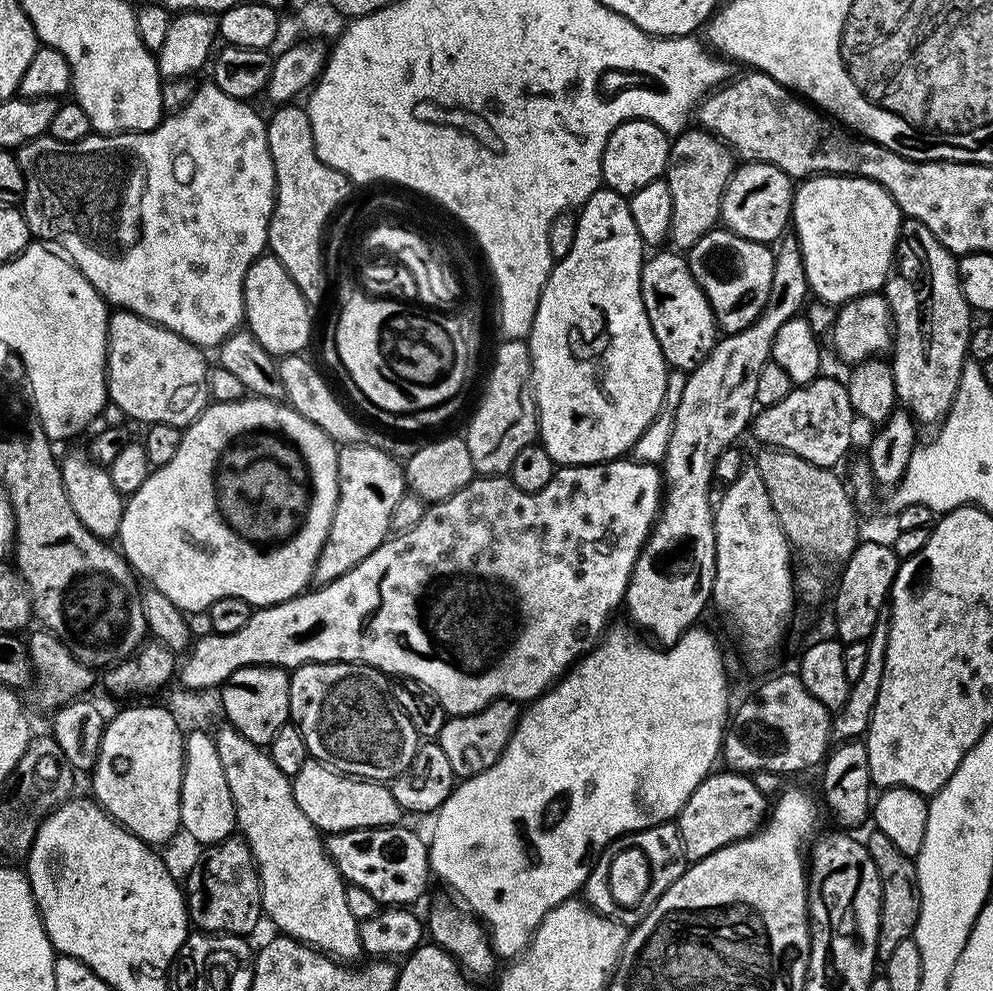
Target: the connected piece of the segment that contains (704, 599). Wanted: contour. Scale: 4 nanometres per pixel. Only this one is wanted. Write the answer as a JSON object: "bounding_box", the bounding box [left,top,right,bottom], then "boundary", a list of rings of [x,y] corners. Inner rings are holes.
{"bounding_box":[624,235,810,646],"boundary":[[[785,235],[783,239],[779,241],[778,247],[774,252],[776,261],[774,262],[774,278],[770,278],[770,298],[766,302],[762,314],[758,314],[758,318],[746,330],[742,330],[741,332],[729,332],[721,335],[719,339],[717,339],[716,345],[712,347],[708,357],[706,357],[694,371],[687,373],[684,389],[682,390],[682,398],[674,410],[676,417],[672,423],[670,446],[666,446],[666,454],[662,461],[662,507],[659,516],[656,518],[656,523],[652,525],[652,533],[648,535],[648,540],[644,543],[644,549],[640,552],[638,562],[632,571],[632,580],[629,582],[628,589],[624,595],[626,612],[628,608],[628,616],[633,620],[629,621],[631,621],[641,633],[647,634],[660,646],[667,646],[674,642],[678,642],[678,638],[682,638],[682,634],[686,634],[691,630],[697,621],[699,621],[696,619],[698,619],[707,608],[710,608],[712,587],[714,586],[714,574],[716,573],[716,543],[714,542],[714,522],[712,521],[714,515],[714,492],[713,496],[711,492],[716,474],[716,459],[718,458],[718,454],[722,454],[726,449],[733,447],[733,445],[737,443],[736,439],[738,439],[743,432],[747,433],[749,431],[750,425],[754,419],[754,413],[758,408],[756,403],[756,395],[758,394],[758,374],[762,374],[762,370],[772,359],[772,347],[774,346],[774,338],[778,335],[778,329],[782,327],[785,322],[790,322],[795,316],[801,315],[801,313],[805,311],[806,305],[810,300],[808,279],[806,278],[806,266],[802,262],[800,244],[796,241],[795,235]]]}

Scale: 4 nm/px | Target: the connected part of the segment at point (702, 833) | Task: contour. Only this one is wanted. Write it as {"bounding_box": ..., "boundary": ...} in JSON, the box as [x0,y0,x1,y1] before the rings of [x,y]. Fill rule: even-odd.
{"bounding_box":[678,770,770,862],"boundary":[[[731,770],[713,771],[700,783],[698,790],[690,794],[686,806],[682,806],[678,817],[678,827],[684,859],[695,862],[722,850],[725,844],[733,844],[745,840],[760,831],[766,813],[770,808],[769,797],[758,790],[755,779],[751,775]]]}

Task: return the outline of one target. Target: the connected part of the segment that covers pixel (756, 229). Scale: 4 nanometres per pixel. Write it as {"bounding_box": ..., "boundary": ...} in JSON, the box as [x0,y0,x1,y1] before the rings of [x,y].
{"bounding_box":[720,162,793,245],"boundary":[[[755,162],[741,163],[733,171],[730,182],[722,194],[720,220],[729,232],[742,238],[750,238],[759,244],[771,245],[789,231],[793,195],[792,177],[786,175],[778,166]]]}

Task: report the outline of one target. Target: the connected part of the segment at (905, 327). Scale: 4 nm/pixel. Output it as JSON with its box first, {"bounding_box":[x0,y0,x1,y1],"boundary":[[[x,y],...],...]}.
{"bounding_box":[883,219,974,425],"boundary":[[[905,219],[900,225],[900,241],[896,243],[896,259],[894,261],[895,271],[889,275],[888,283],[884,285],[883,295],[888,297],[888,305],[892,311],[892,322],[894,325],[894,343],[891,347],[890,363],[892,373],[894,374],[894,386],[896,387],[896,399],[907,411],[911,412],[912,419],[921,425],[932,424],[939,425],[940,421],[947,416],[950,406],[954,402],[954,394],[958,394],[958,386],[960,379],[964,373],[964,365],[969,359],[968,354],[968,335],[973,330],[974,317],[973,309],[968,307],[966,298],[962,294],[962,286],[960,285],[960,269],[958,260],[953,253],[946,250],[946,246],[942,246],[942,242],[938,242],[938,238],[934,238],[934,234],[930,234],[930,230],[926,230],[926,226],[922,226],[922,222],[917,220]]]}

